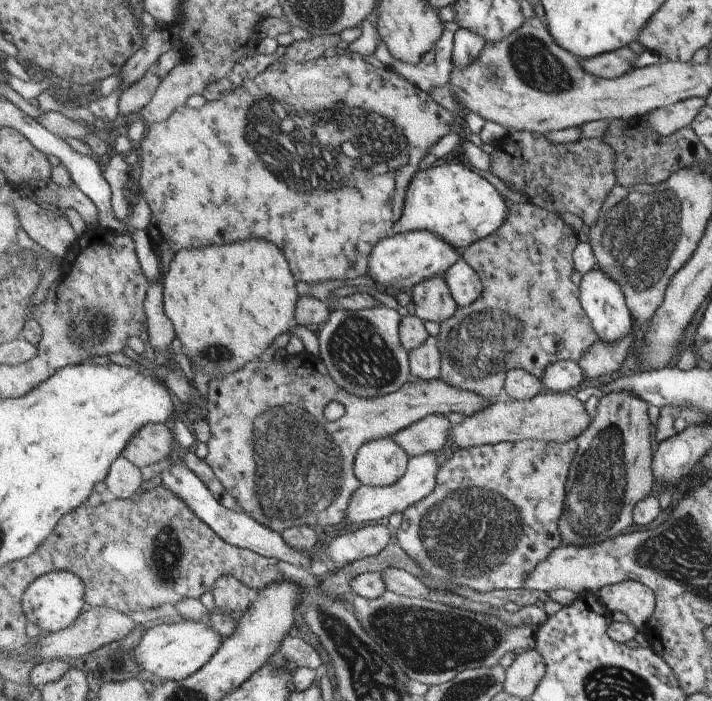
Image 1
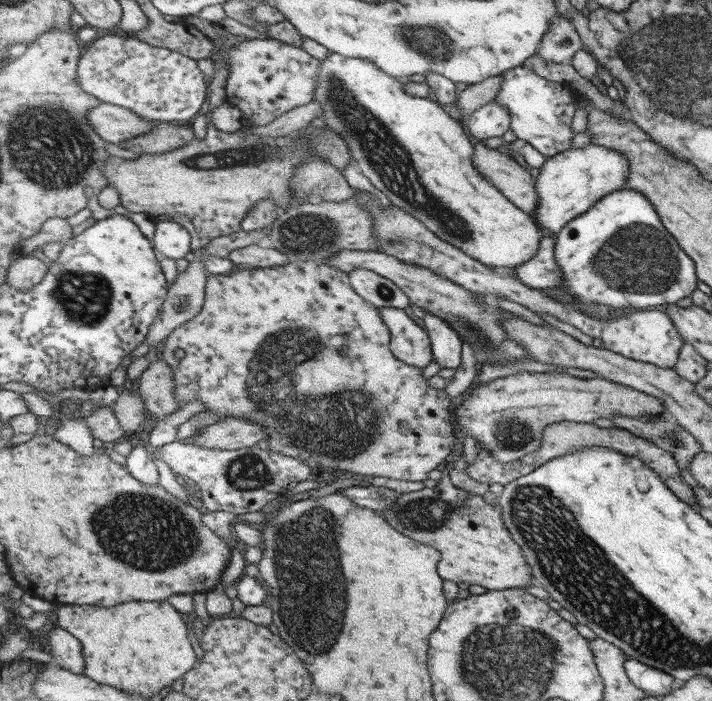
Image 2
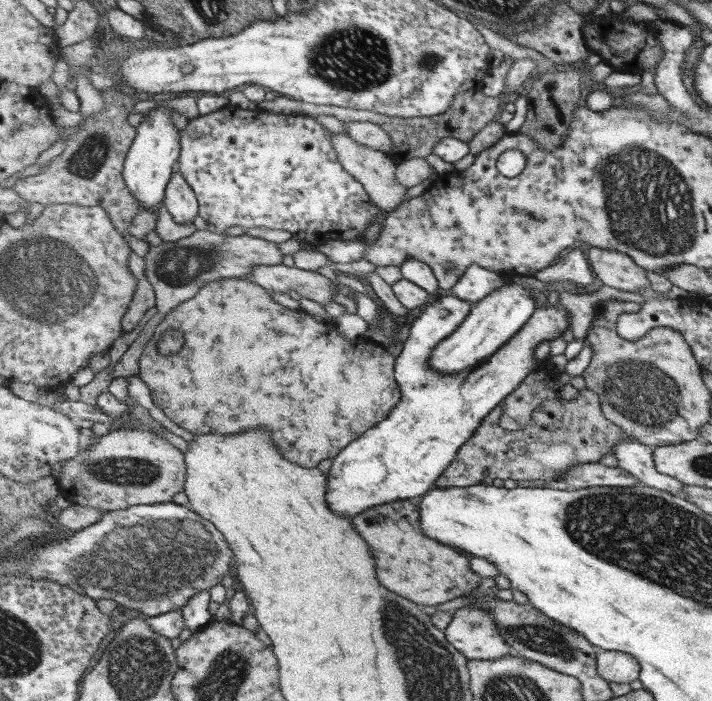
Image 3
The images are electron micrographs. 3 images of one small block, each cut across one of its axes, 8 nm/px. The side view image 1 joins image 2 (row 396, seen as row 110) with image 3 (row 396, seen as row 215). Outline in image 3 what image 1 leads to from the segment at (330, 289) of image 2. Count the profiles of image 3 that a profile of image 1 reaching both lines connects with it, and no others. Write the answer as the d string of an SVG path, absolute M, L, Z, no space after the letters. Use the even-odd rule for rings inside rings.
M227 278L207 284L194 299L187 300L186 303L179 304L178 308L171 310L171 313L164 317L154 331L140 358L138 376L149 385L154 403L166 417L194 436L211 433L227 436L227 434L243 434L253 428L271 428L270 432L273 432L271 440L275 440L275 444L279 444L279 448L283 448L283 456L305 468L317 468L327 458L333 460L346 446L363 436L379 422L387 419L402 399L402 392L396 379L397 357L393 356L387 347L374 342L368 338L367 334L359 336L354 341L347 340L343 334L337 332L337 326L333 325L331 321L319 322L319 320L315 320L315 316L301 311L300 308L285 308L283 304L274 302L263 286L245 278ZM171 328L183 332L185 345L176 353L165 356L159 351L158 345L163 339L163 334L167 330L172 330Z

